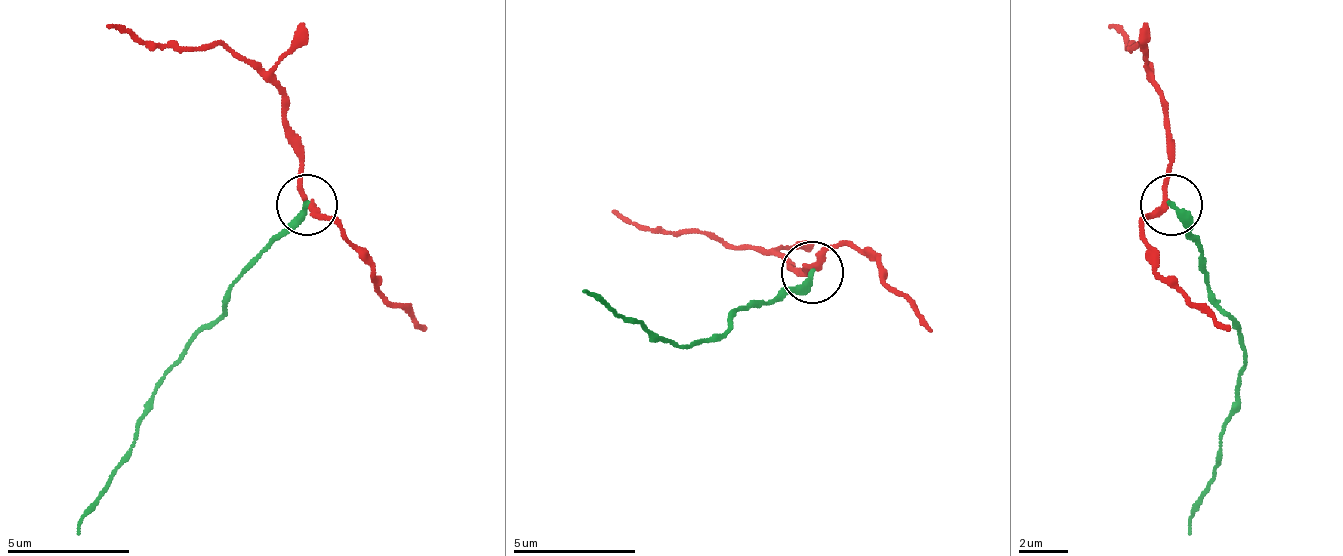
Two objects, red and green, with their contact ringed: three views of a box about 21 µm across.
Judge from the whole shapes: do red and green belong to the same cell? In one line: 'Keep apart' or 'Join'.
Keep apart

